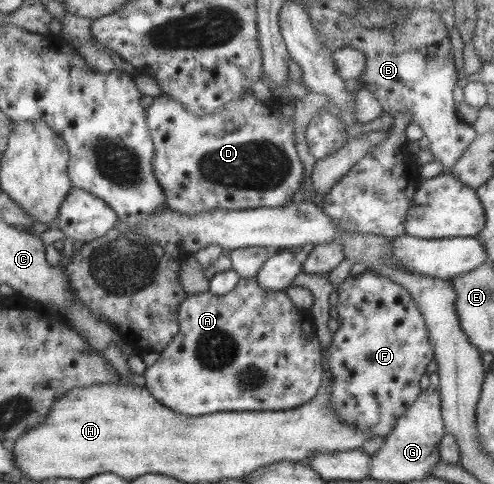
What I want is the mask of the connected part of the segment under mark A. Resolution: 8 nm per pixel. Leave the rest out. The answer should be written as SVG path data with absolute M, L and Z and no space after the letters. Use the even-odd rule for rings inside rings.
M254 277L240 278L237 284L224 295L214 295L208 290L200 293L191 293L183 297L177 305L178 331L177 334L167 343L167 346L159 353L158 359L145 367L143 376L144 387L150 395L165 408L170 408L179 414L189 416L206 415L214 412L225 412L225 410L287 410L298 407L300 404L309 402L321 386L325 376L323 365L323 350L319 339L311 336L313 330L305 330L303 324L303 314L301 309L295 308L286 293L281 290L263 290L256 284Z

